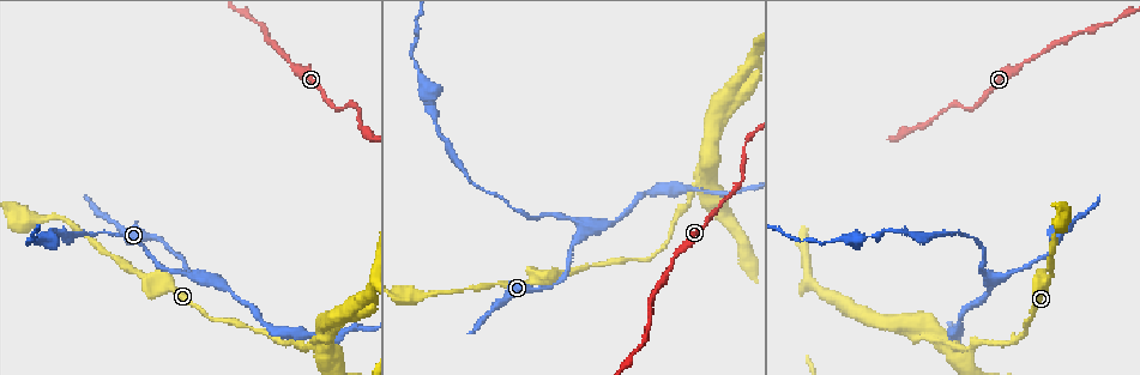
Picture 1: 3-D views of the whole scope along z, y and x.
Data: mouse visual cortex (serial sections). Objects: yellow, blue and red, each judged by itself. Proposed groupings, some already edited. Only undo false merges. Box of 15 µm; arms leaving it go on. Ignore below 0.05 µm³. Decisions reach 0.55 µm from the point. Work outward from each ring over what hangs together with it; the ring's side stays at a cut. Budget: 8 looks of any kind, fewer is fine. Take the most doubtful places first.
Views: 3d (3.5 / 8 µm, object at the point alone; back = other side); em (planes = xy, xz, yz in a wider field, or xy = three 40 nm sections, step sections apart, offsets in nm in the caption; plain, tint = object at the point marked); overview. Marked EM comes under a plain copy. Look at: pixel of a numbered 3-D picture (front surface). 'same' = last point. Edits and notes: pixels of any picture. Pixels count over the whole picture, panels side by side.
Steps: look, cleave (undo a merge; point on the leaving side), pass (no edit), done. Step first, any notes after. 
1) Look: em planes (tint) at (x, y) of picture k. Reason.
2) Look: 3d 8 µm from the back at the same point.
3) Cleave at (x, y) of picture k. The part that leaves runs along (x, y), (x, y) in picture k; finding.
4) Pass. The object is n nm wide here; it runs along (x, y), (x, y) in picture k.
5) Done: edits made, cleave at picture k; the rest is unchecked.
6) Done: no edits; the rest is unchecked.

Look: 3d 3.5 µm at (706, 186) of picture 1. Calibre changes.

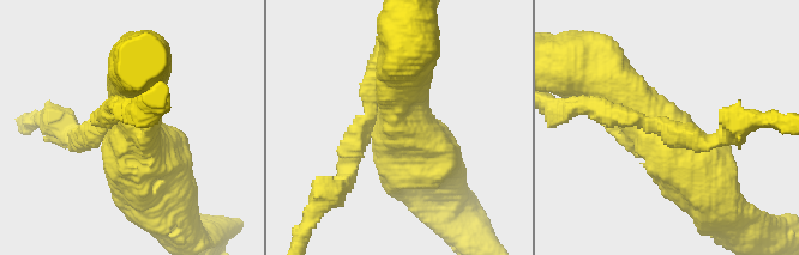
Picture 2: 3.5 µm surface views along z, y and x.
Look: em xy step 1 (tint) at (674, 145) of picture 2.

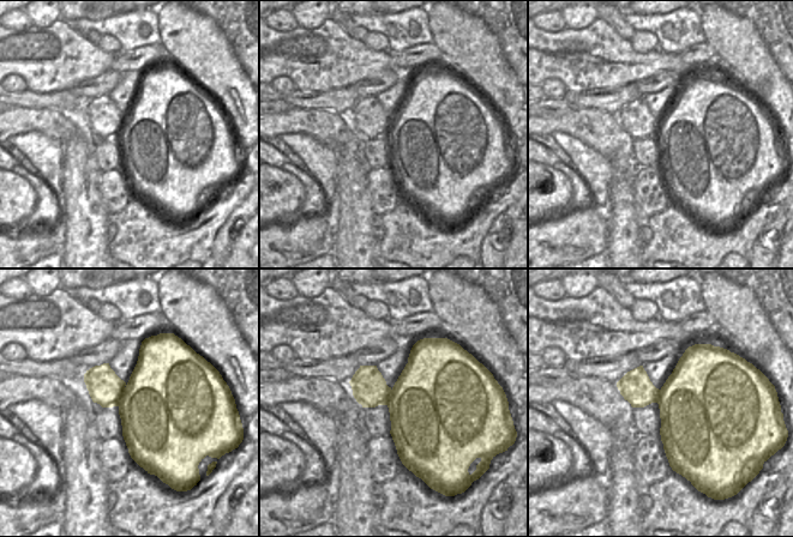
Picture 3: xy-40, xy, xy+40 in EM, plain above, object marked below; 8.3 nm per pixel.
Look: em xy step 3 (tint) at the same point.

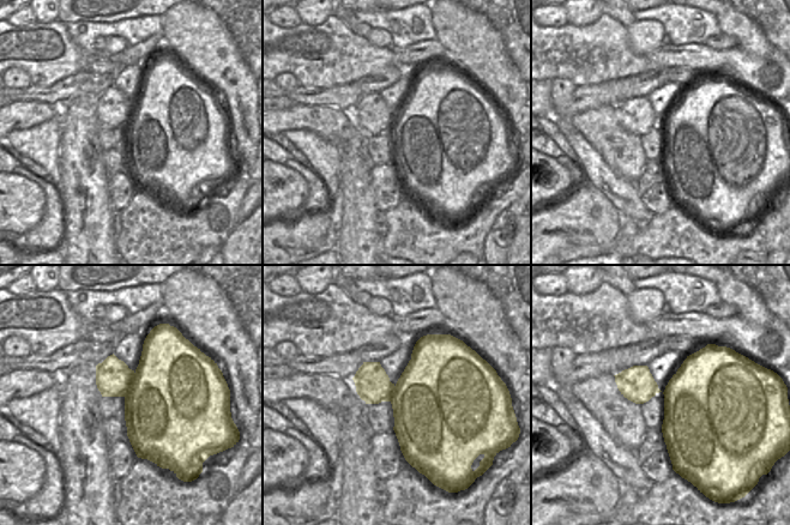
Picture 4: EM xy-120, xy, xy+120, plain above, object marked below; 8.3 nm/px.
Pass. The object is 600 nm wide here; it runs along (349, 169), (408, 74) in picture 2; one cell here.

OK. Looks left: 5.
Look: 3d 3.5 µm at (524, 280) of picture 1. Calibre changes.

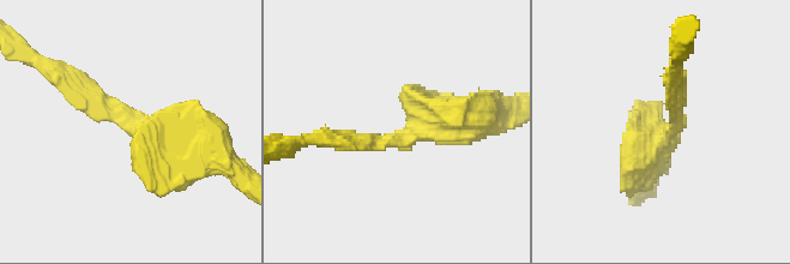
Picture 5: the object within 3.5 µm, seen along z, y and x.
Look: em planes (tint) at (114, 112) of picture 5. The arms are 200, 500 nm wide.

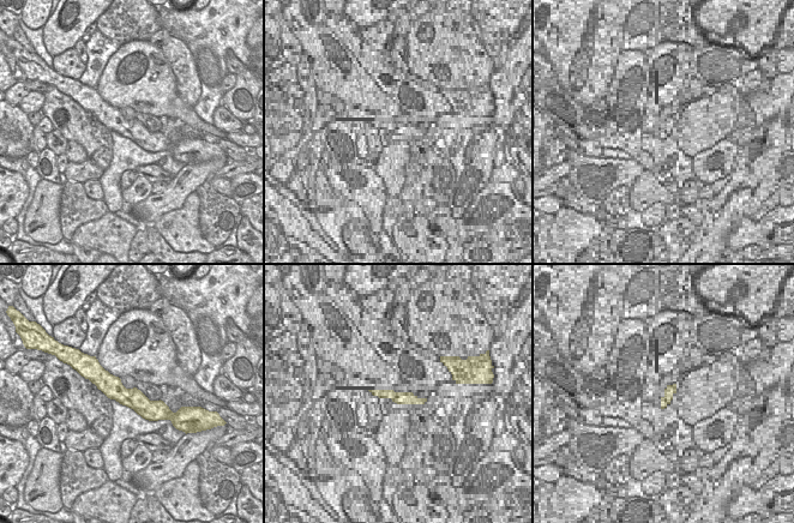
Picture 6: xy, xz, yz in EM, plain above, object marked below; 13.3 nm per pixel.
Pass. It runs along (186, 139), (145, 136), (49, 70) in picture 5; continuous, no second cell.

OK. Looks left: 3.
Look: 3d 3.5 µm at (965, 110) of picture 1. Thin neck.

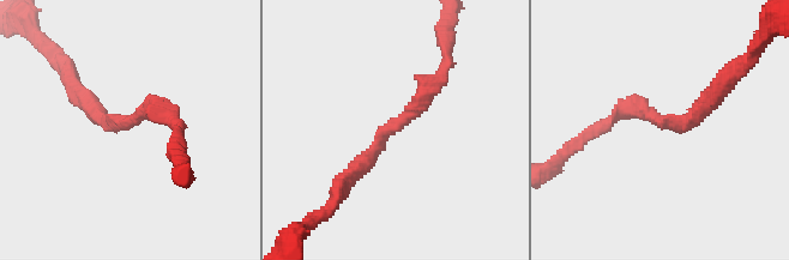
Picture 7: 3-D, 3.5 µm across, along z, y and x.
Look: em planes (tint) at (118, 125) of picture 7. The arms are 250, 250 nm wide.

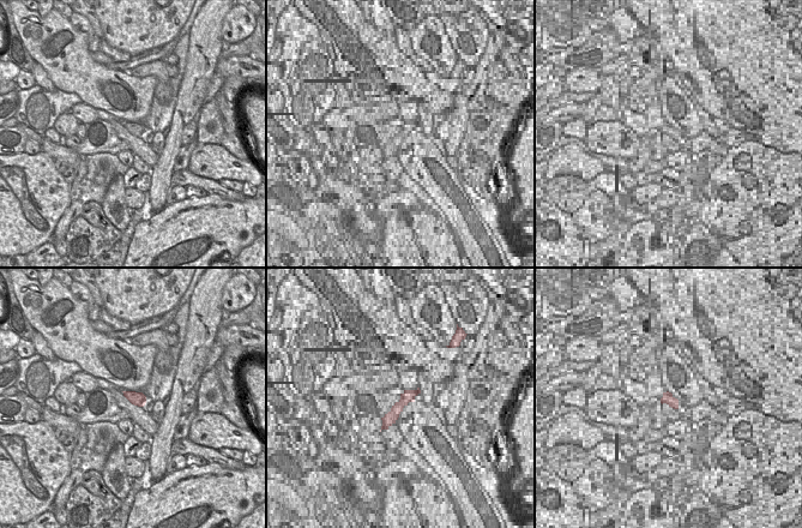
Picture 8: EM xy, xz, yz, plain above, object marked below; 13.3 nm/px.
Pass. It runs along (342, 183), (440, 76) in picture 7; one cell here.

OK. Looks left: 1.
Done: no edits; the rest is unchecked.

